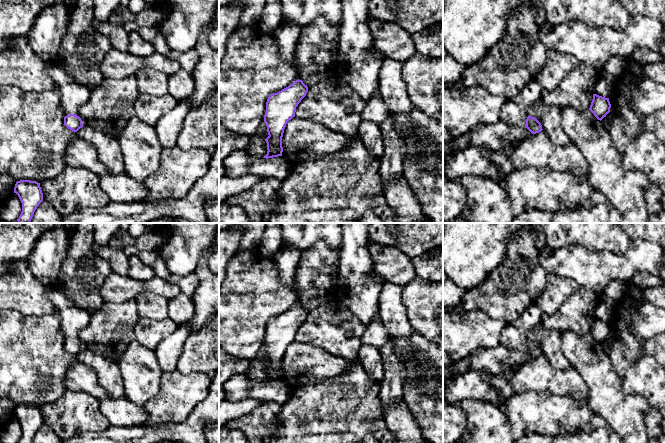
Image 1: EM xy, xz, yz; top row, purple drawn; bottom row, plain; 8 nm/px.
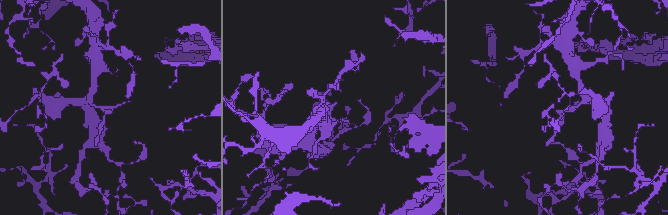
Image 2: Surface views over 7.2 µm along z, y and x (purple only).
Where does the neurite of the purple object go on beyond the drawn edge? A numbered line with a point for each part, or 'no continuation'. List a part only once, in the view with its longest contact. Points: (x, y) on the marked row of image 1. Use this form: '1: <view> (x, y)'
1: xy (73, 95)

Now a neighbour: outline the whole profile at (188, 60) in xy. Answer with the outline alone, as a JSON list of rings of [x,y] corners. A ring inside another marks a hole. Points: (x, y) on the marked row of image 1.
[[[194,48],[185,52],[171,50],[168,57],[177,61],[181,65],[181,68],[189,74],[193,73],[199,61],[199,55]]]

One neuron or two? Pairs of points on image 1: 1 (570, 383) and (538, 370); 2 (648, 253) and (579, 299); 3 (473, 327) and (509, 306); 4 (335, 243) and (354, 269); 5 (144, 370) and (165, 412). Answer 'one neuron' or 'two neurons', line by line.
1: one neuron
2: two neurons
3: two neurons
4: two neurons
5: two neurons

